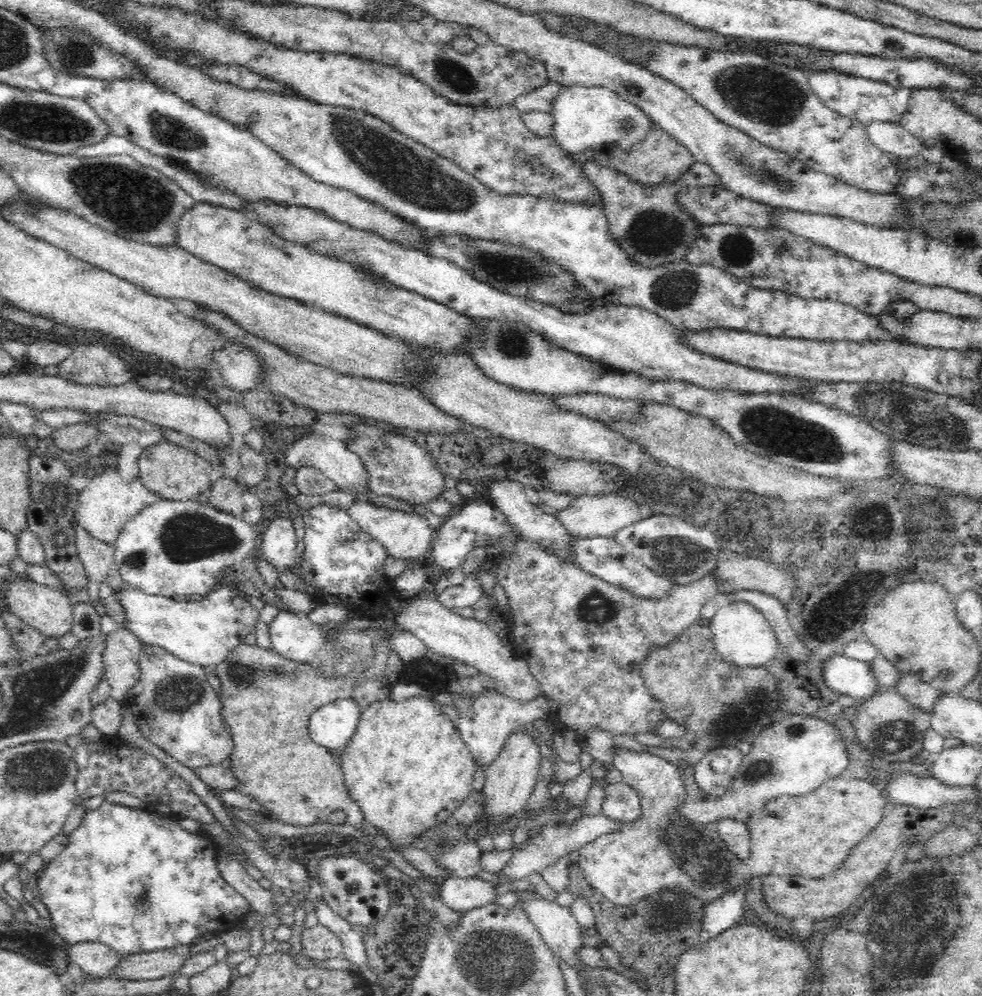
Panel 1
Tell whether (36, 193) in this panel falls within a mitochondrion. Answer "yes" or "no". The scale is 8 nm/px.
no

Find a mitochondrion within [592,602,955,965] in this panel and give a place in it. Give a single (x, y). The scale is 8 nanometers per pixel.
(707, 866)

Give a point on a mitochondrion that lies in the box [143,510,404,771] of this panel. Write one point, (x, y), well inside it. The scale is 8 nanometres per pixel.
(177, 694)

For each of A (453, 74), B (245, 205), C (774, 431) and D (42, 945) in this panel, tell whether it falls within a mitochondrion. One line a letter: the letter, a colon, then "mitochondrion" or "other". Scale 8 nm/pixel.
A: mitochondrion
B: other
C: mitochondrion
D: mitochondrion

